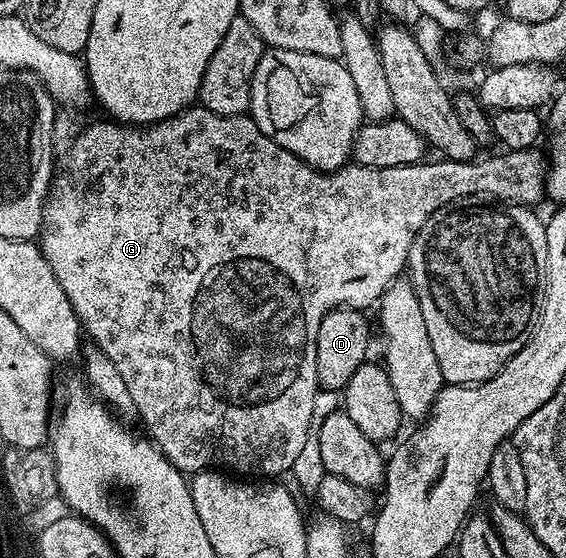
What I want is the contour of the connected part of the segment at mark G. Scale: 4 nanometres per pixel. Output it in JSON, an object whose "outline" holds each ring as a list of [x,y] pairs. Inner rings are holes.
{"outline":[[[187,108],[181,114],[175,114],[173,118],[165,118],[163,122],[153,122],[151,126],[139,126],[137,128],[125,124],[119,124],[113,120],[105,120],[106,122],[94,122],[90,127],[79,129],[78,138],[70,145],[70,149],[65,151],[66,170],[59,169],[56,177],[50,187],[50,196],[46,199],[46,207],[42,213],[42,229],[40,231],[40,249],[50,267],[56,276],[56,280],[60,280],[60,288],[64,288],[64,292],[68,296],[68,300],[72,304],[72,308],[76,312],[79,323],[85,332],[85,335],[104,352],[104,356],[108,356],[108,360],[112,360],[112,364],[116,364],[116,368],[120,372],[120,377],[124,380],[124,385],[128,387],[128,392],[132,395],[132,404],[136,404],[138,409],[137,417],[142,418],[146,424],[149,441],[161,450],[162,454],[187,476],[193,476],[199,470],[209,470],[211,468],[221,468],[226,472],[233,472],[238,476],[278,476],[274,474],[282,474],[293,471],[296,456],[300,456],[300,451],[304,449],[304,440],[308,440],[308,432],[310,431],[310,421],[312,420],[312,400],[316,396],[316,392],[320,389],[318,377],[316,376],[316,332],[320,332],[320,320],[324,320],[324,316],[328,311],[335,308],[349,308],[352,310],[365,311],[366,306],[373,307],[375,303],[382,297],[382,293],[396,281],[397,278],[407,269],[410,261],[410,249],[412,248],[412,240],[418,235],[418,229],[427,222],[437,210],[444,207],[457,204],[463,200],[474,200],[481,196],[486,200],[497,200],[500,202],[513,202],[516,206],[524,206],[527,208],[537,207],[537,202],[543,200],[546,193],[546,172],[548,167],[547,159],[544,157],[543,151],[538,148],[529,150],[506,150],[498,154],[495,158],[482,158],[471,160],[469,162],[457,162],[451,158],[445,160],[437,160],[438,162],[428,162],[429,160],[421,160],[412,163],[410,166],[402,167],[366,167],[357,164],[347,164],[340,170],[331,170],[323,172],[314,170],[304,160],[300,160],[292,152],[288,152],[284,148],[280,148],[280,144],[276,144],[276,140],[272,140],[268,136],[264,136],[264,132],[260,132],[260,128],[254,123],[253,118],[249,116],[231,116],[229,114],[217,114],[211,110],[203,110],[201,108]]]}

